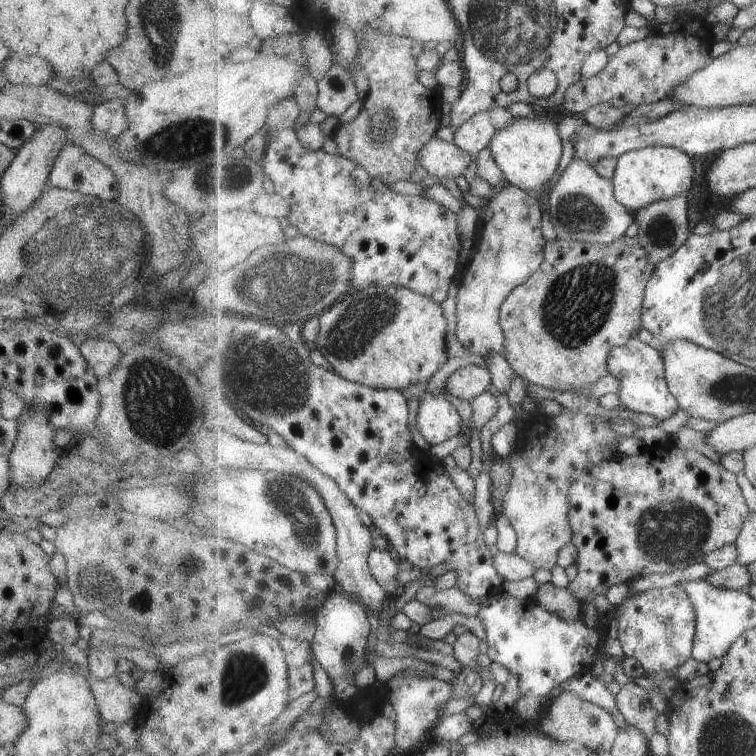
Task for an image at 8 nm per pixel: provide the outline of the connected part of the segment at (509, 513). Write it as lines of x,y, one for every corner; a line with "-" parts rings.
565,409
559,416
551,418
543,412
531,413
531,418
520,424
520,441
511,454
507,455
509,464
513,466
513,480
505,494
505,517
509,518
512,527
517,531
517,553
521,558
529,560
535,568
553,570
557,566
559,550
573,540
573,527
569,518
569,488
589,466
597,466
605,459
603,448
617,448
622,436
619,436
611,424
609,417
591,416
583,412

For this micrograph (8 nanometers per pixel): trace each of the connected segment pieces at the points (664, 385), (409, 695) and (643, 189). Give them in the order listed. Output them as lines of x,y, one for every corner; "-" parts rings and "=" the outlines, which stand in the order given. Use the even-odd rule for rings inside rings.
637,337
632,338
625,346
613,349
608,362
611,375
620,383
618,395
624,408
634,413
650,414
658,420
673,418
673,415
677,414
680,402
669,388
665,358
656,343
646,344
=
405,672
396,673
385,684
387,698
397,710
396,746
413,753
418,745
429,739
429,730
441,717
441,706
453,698
453,684
433,677
410,676
=
648,146
620,156
612,181
617,200
635,214
654,202
687,194
693,180
695,166
692,156
672,146

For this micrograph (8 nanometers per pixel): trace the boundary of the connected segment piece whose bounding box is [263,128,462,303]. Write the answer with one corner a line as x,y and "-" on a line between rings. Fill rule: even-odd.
293,129
271,130
269,136
269,144
267,144
267,152
263,157
264,169
272,184
274,190
281,195
291,206
291,214
286,219
286,223
295,227
299,234
314,238
315,240
326,242
327,244
334,244
339,246
343,250
343,254
346,254
353,260
353,278
352,289
361,290
367,286
375,284
377,286
396,286
405,287
418,293
424,294
429,298
436,299
438,303
442,303
449,290
451,290
451,283
453,278
457,274
456,264
459,266
459,250
461,250
461,234
460,234
460,219
455,212
445,208
436,201
425,197
425,195
407,195
401,194
392,190
392,187
383,182
381,178
373,177
373,174
369,174
369,171
365,170
365,167
361,166
359,162
355,160
349,160
345,156
339,153
330,155
323,150
309,150
307,146
298,138
298,132

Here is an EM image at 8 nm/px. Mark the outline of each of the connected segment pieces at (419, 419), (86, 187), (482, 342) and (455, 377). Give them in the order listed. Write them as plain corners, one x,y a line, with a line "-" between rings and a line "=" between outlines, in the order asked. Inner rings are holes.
423,393
416,415
416,428
427,443
435,446
461,432
463,418
443,393
=
71,142
59,151
48,179
51,187
77,191
101,200
115,201
119,194
115,174
=
503,182
495,190
495,198
489,198
478,214
483,219
483,231
479,230
479,244
462,283
456,301
456,337
469,354
486,359
489,354
505,356
508,339
501,326
501,307
509,294
525,284
540,269
545,260
545,245
541,213
543,206
532,192
=
469,364
455,370
444,382
444,390
451,396
471,402
486,393
493,385
490,368

